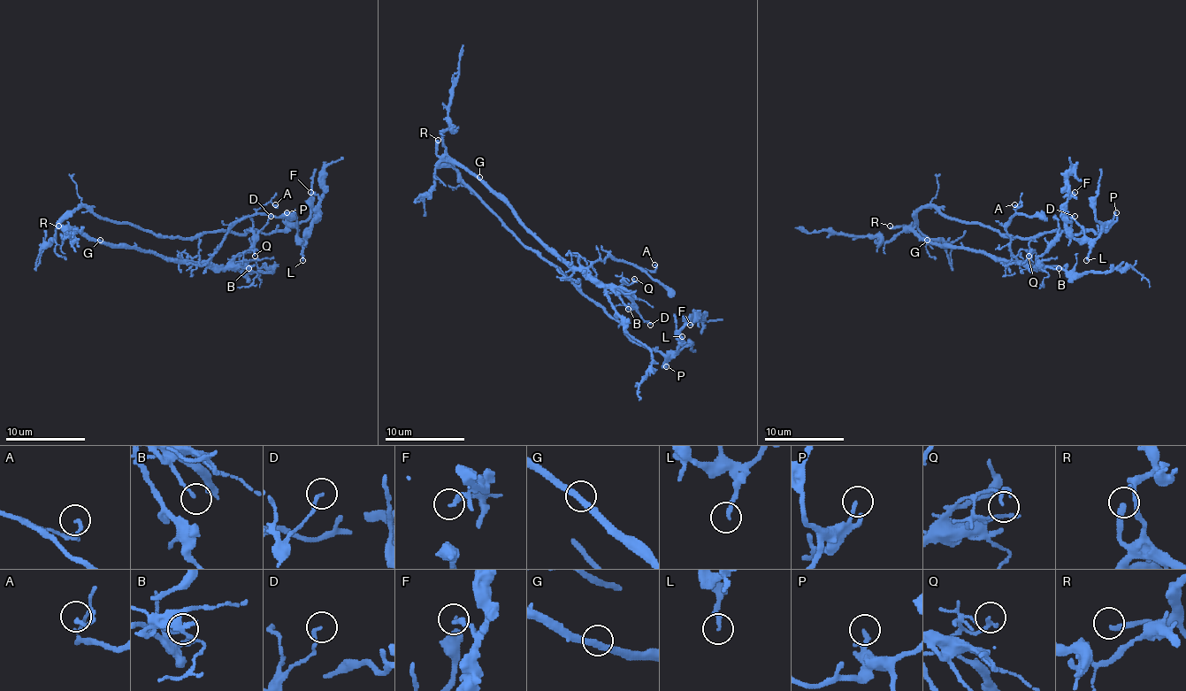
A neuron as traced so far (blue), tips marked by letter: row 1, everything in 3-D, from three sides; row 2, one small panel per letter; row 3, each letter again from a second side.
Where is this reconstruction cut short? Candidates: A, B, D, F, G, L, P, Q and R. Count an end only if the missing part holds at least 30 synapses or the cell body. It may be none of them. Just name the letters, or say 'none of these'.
R

